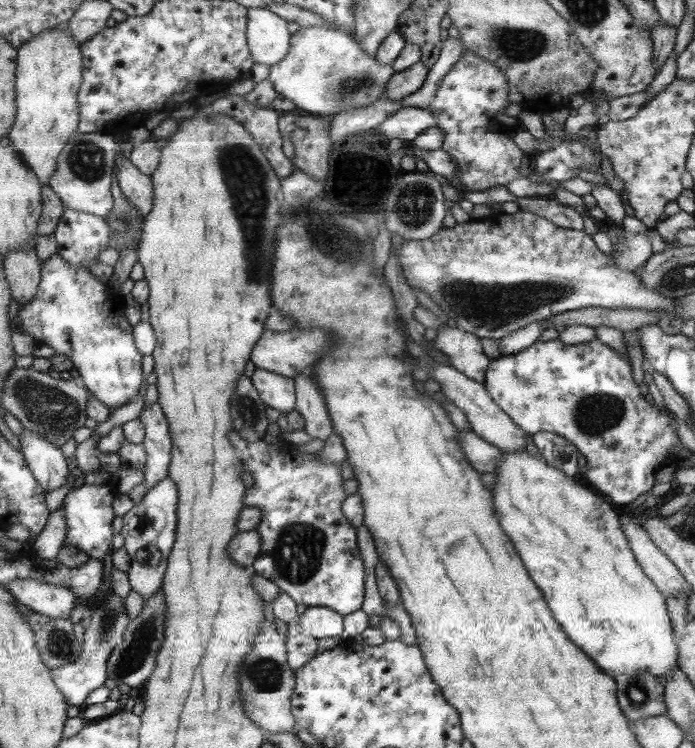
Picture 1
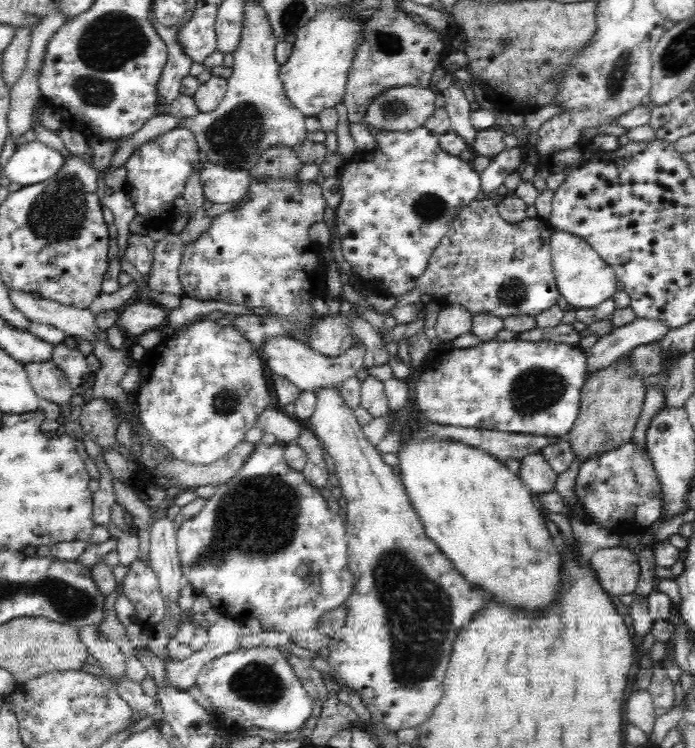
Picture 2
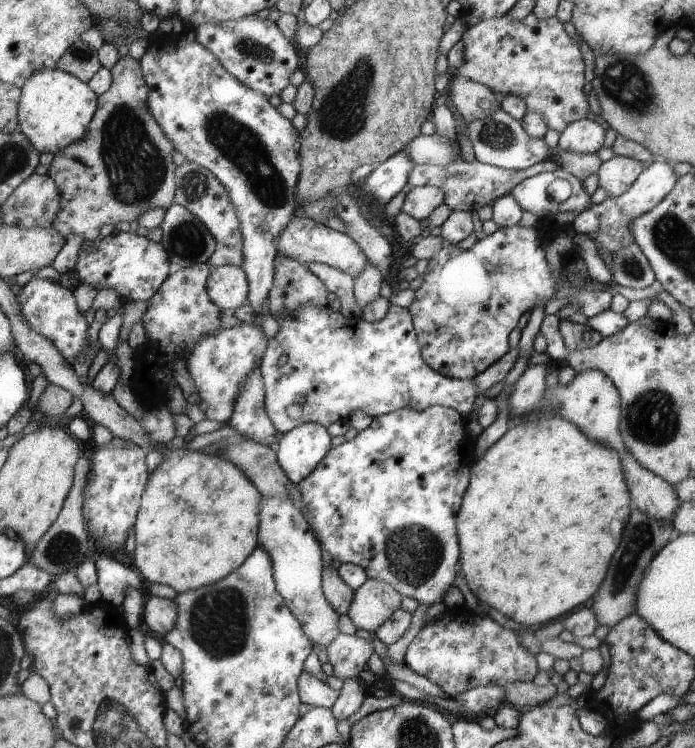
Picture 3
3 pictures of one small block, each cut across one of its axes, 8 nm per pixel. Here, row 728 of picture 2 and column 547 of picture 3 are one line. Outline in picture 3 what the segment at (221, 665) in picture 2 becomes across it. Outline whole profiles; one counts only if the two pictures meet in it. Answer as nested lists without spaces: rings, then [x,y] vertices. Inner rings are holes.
[[[518,222],[507,228],[500,226],[488,236],[483,234],[468,250],[462,250],[456,243],[443,243],[440,251],[428,260],[424,282],[415,291],[414,302],[408,308],[425,362],[446,377],[473,380],[488,366],[501,361],[511,350],[509,336],[517,328],[521,316],[534,310],[540,300],[546,298],[548,302],[552,298],[556,290],[556,278],[552,276],[548,262],[548,248],[560,230],[570,226],[570,223],[554,225],[546,232],[538,232],[535,226],[526,227]]]

